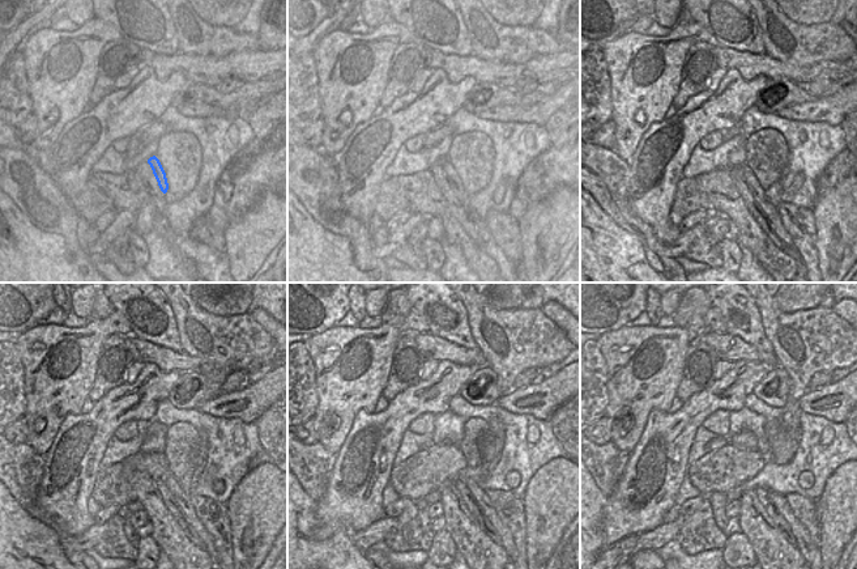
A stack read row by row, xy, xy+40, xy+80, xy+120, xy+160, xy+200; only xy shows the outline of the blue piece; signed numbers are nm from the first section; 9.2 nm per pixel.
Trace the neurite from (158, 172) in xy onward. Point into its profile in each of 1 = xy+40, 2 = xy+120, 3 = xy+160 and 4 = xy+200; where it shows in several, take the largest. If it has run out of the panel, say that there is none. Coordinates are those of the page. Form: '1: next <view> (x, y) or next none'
1: next xy+40 (455, 182)
2: next xy+120 (173, 484)
3: next xy+160 (482, 500)
4: next xy+200 (808, 548)

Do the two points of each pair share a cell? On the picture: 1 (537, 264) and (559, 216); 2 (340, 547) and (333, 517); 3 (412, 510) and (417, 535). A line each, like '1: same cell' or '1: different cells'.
1: same cell
2: different cells
3: same cell

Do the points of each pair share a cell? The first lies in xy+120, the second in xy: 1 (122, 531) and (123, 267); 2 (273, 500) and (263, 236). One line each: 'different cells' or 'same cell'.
1: same cell
2: same cell

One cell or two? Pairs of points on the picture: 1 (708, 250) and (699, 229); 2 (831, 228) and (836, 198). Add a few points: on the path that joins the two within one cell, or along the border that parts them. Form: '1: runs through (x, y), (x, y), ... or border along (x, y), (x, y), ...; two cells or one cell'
1: runs through (703, 245), (700, 234); one cell
2: runs through (836, 220), (836, 206); one cell

